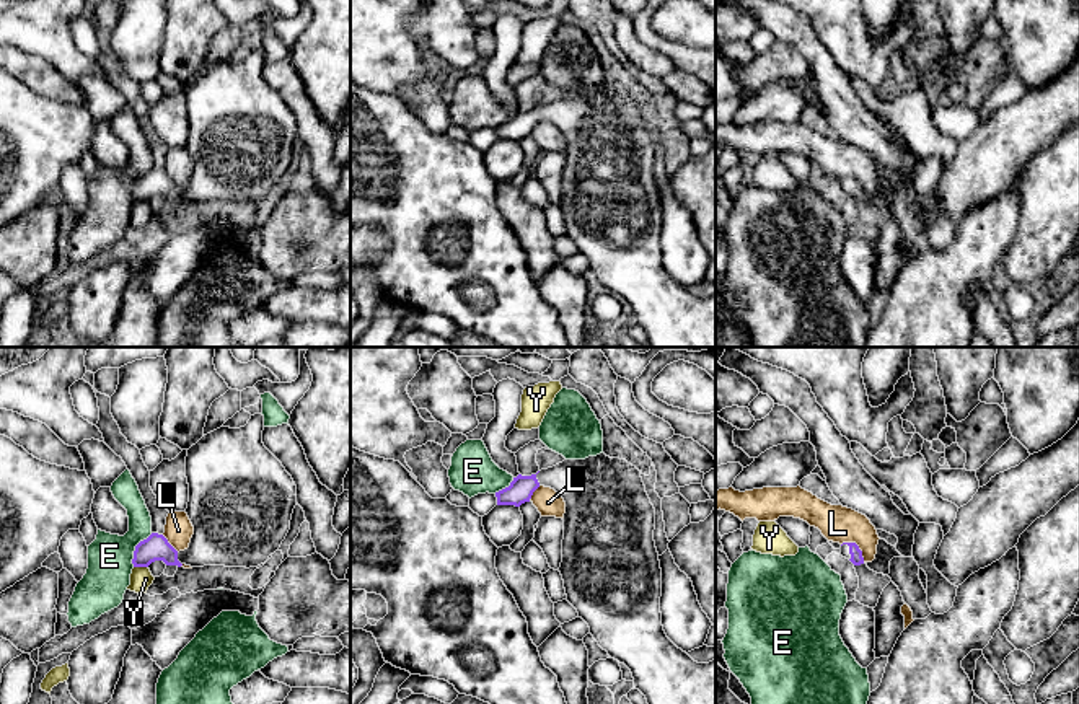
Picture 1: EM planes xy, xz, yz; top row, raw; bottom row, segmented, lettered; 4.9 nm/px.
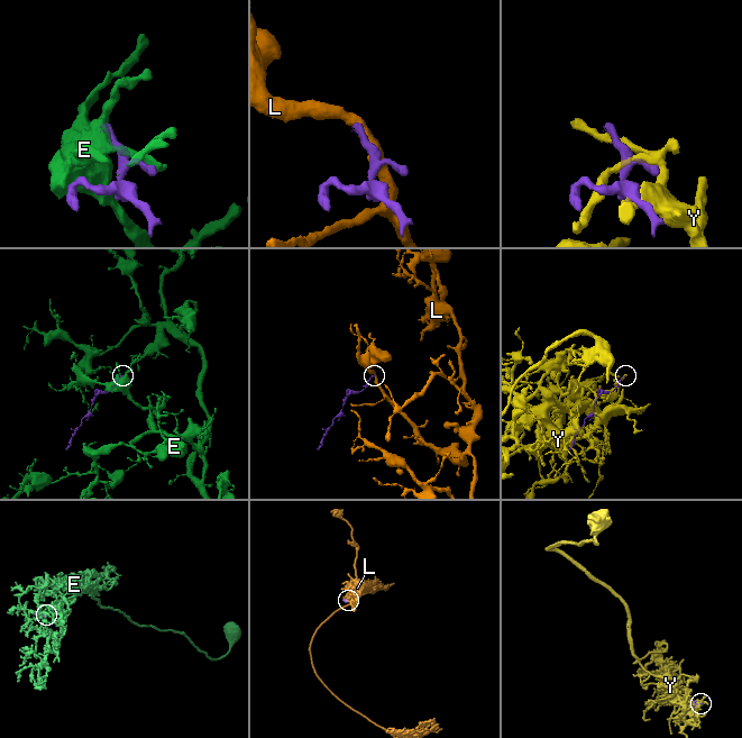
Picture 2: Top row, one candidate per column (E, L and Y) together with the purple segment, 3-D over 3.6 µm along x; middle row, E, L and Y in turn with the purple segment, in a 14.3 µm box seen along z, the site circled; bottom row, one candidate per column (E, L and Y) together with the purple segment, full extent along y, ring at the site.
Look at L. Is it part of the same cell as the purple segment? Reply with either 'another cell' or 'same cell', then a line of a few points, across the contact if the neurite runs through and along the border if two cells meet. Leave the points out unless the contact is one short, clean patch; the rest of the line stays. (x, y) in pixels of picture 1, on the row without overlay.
another cell; line yz (841, 178), (854, 178), (864, 196)

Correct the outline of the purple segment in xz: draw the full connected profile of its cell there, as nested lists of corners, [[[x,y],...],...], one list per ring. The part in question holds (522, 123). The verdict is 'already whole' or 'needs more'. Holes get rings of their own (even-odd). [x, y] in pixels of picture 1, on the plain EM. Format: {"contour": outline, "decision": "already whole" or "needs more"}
{"contour": [[[605,88],[585,95],[564,95],[538,109],[513,112],[509,122],[495,127],[497,140],[520,142],[530,137],[540,121],[554,124],[566,137],[559,207],[567,236],[588,259],[598,280],[631,305],[634,323],[645,331],[649,347],[716,347],[716,295],[694,297],[667,272],[662,261],[662,204],[654,176],[655,143],[645,127],[641,106],[626,95],[610,93]]], "decision": "needs more"}

